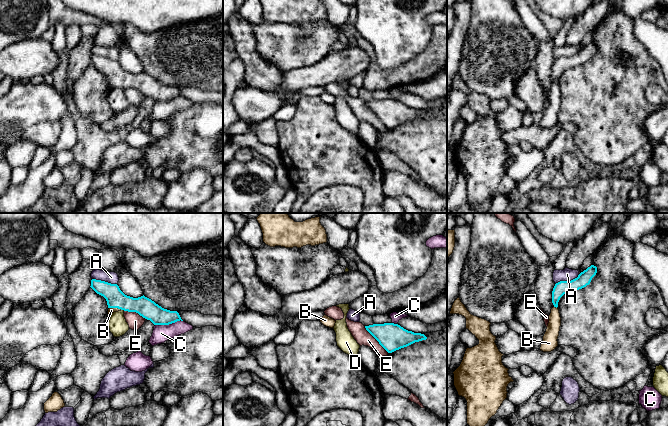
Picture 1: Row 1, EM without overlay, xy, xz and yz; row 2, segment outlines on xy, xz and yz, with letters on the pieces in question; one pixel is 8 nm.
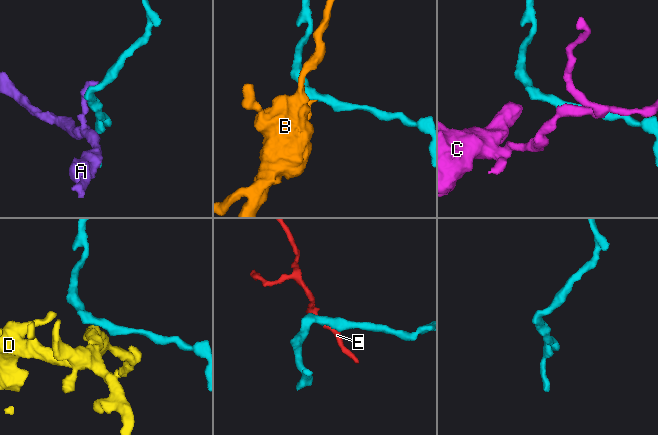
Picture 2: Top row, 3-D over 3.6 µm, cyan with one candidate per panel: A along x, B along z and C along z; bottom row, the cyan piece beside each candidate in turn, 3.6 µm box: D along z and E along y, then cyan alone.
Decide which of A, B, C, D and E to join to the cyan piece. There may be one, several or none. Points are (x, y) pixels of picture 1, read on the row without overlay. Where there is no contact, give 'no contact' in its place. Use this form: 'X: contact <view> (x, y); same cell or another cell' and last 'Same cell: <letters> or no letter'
A: contact yz (567, 57); another cell
B: contact xy (115, 83); same cell
C: contact xy (168, 100); another cell
D: contact xy (123, 85); another cell
E: contact xz (375, 114); another cell
Same cell: B

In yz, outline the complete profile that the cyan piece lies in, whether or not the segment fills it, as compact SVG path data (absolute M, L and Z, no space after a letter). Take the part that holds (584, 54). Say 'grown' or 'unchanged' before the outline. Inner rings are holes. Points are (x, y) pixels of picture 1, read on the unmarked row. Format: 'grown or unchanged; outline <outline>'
grown; outline M591 41L581 48L577 54L571 57L560 57L555 60L552 67L552 79L554 83L551 85L551 89L549 91L549 99L540 123L541 127L551 128L558 122L557 115L561 102L561 93L558 85L558 78L560 74L566 69L582 65L589 61L596 49L597 43Z

